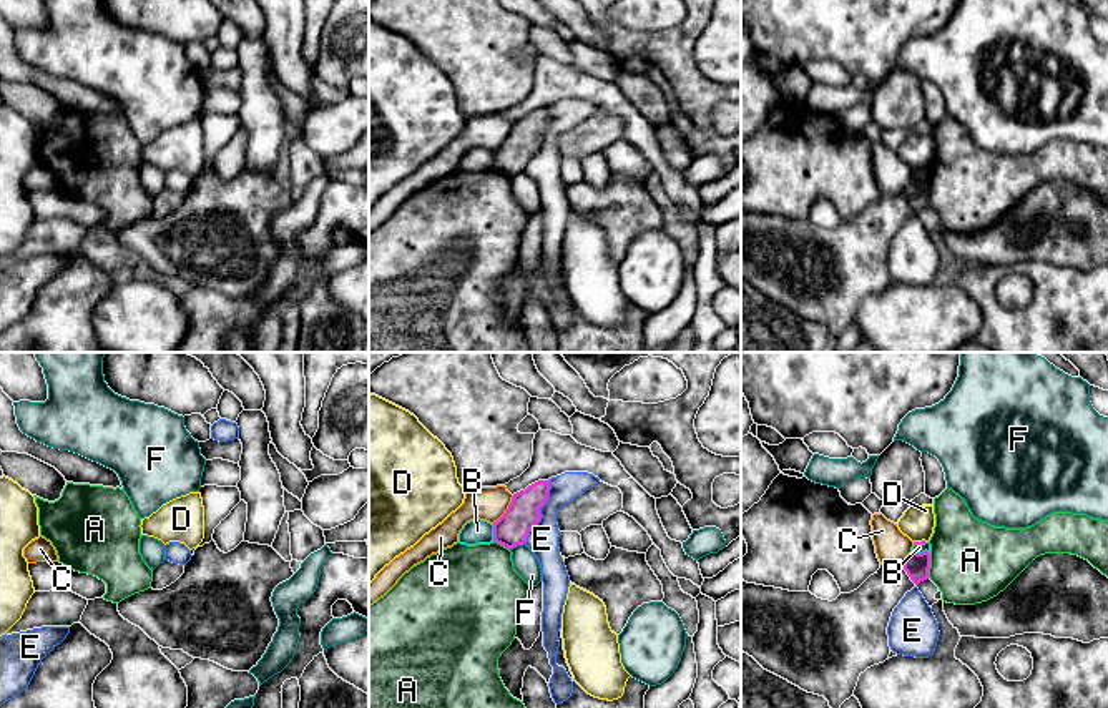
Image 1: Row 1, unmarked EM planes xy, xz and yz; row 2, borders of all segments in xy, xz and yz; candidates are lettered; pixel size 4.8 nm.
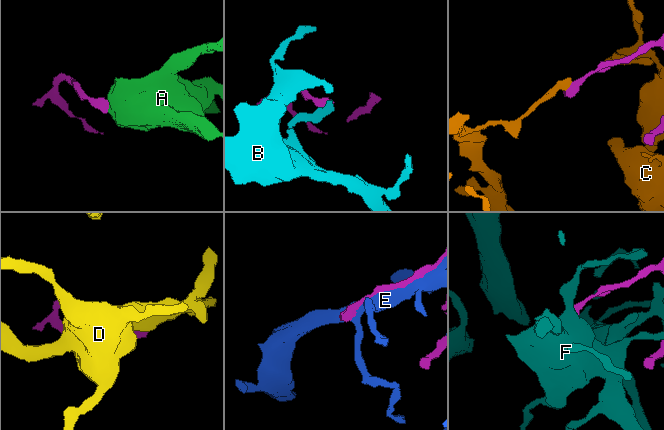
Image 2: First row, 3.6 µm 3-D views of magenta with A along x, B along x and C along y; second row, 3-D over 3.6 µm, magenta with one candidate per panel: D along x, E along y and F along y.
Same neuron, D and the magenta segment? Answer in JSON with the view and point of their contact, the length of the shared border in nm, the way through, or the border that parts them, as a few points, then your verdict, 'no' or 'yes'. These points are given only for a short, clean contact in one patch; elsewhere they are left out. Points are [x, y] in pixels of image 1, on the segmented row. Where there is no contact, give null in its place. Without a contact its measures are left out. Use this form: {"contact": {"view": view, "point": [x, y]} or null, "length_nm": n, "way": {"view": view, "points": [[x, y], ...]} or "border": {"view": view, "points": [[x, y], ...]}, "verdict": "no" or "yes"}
{"contact": {"view": "yz", "point": [919, 542]}, "length_nm": 60, "border": {"view": "yz", "points": [[926, 540], [914, 542]]}, "verdict": "no"}

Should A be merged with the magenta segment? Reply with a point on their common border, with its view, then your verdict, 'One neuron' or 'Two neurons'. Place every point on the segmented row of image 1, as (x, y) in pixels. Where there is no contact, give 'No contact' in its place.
Touches magenta at yz (929, 565). Two neurons

